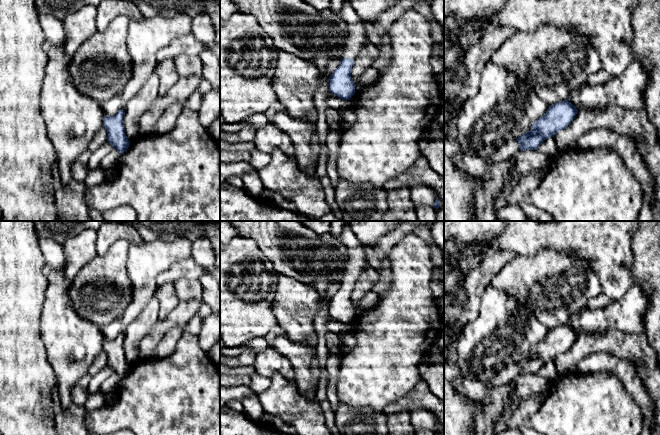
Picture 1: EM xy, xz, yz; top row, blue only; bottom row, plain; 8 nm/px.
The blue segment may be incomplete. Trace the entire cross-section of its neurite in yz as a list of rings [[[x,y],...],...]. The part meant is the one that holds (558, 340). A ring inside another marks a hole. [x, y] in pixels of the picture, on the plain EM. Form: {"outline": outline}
{"outline": [[[567,323],[550,329],[547,336],[532,348],[530,355],[516,362],[520,374],[537,374],[544,364],[565,353],[577,336],[576,331]]]}

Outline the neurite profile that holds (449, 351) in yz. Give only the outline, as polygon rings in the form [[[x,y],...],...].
[[[451,342],[448,346],[444,346],[444,357],[450,361],[456,355],[458,342]]]

